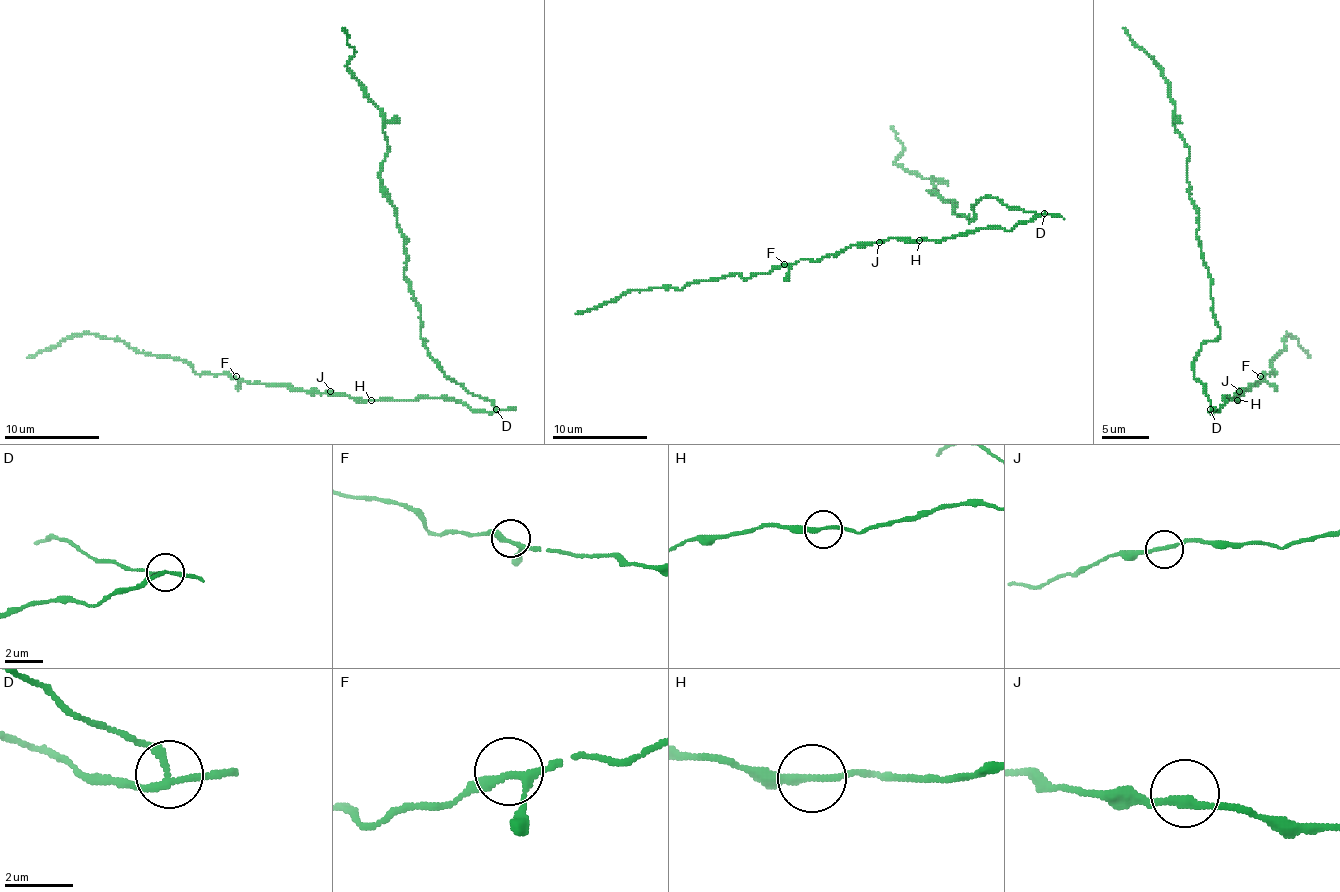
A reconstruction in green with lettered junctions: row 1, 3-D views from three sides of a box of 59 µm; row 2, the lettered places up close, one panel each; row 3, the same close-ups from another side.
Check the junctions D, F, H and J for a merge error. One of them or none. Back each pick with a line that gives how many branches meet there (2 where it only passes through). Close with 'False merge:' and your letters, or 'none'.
D: 3 branches meet
False merge: D

